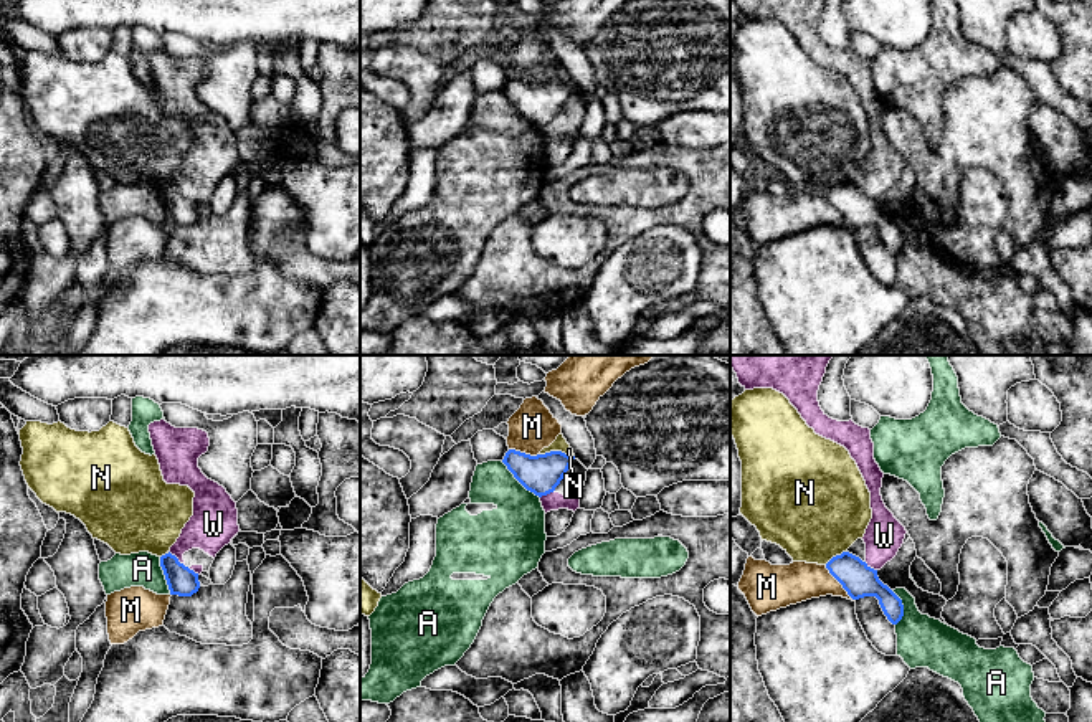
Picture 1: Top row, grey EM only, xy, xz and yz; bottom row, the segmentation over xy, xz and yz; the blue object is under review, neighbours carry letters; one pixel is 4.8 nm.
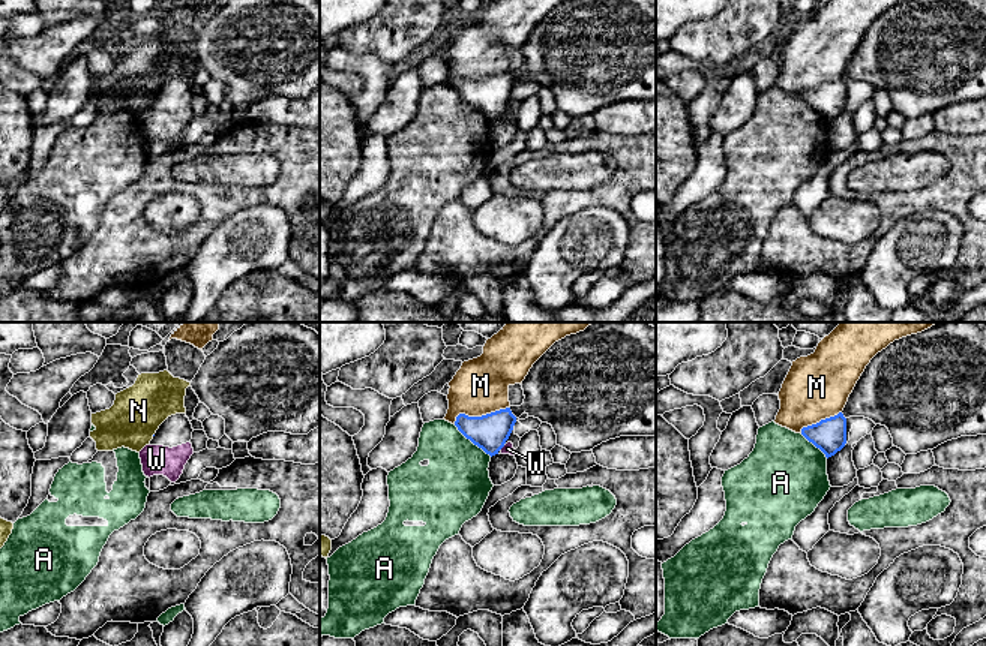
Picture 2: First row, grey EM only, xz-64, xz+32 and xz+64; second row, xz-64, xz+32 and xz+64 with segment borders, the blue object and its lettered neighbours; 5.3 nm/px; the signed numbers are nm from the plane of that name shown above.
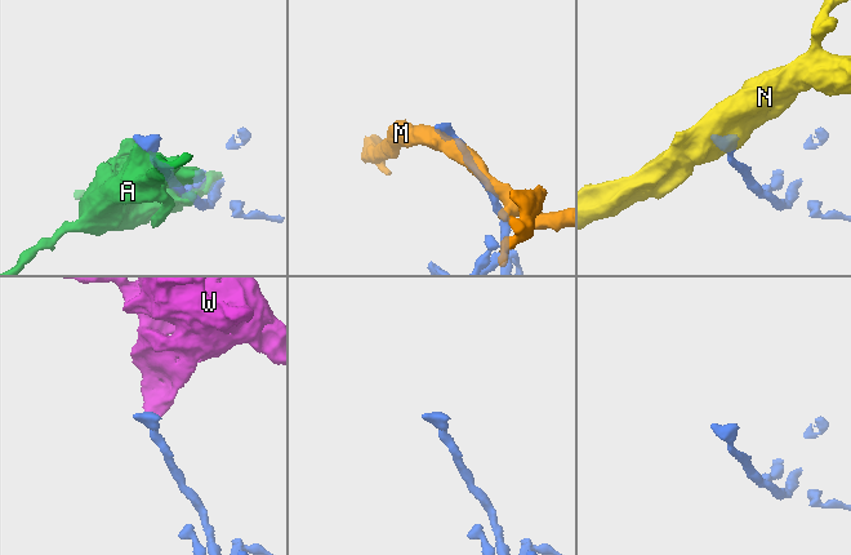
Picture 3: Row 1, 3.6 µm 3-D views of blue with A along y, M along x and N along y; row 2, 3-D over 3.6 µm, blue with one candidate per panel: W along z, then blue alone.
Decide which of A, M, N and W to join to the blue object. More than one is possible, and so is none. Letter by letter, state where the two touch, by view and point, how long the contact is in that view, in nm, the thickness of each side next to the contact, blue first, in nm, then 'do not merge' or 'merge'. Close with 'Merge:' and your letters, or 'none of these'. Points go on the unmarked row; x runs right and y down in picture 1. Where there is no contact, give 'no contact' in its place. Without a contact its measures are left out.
A: contact xz (519, 111); length 260 nm; calibres 190 and 300 nm; do not merge
M: contact yz (840, 212); length 220 nm; calibres 160 and 190 nm; do not merge
N: contact xz (557, 81); length 170 nm; calibres 190 and 70 nm; do not merge
W: contact xy (177, 189); length 110 nm; calibres 140 and 220 nm; do not merge
Merge: none of these

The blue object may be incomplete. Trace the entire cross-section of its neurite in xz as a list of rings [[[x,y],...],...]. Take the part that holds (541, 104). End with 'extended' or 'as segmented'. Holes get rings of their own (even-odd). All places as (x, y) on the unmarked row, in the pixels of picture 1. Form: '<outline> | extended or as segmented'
[[[509,79],[502,93],[527,121],[542,127],[555,121],[573,89],[562,81],[530,86]]] | as segmented

